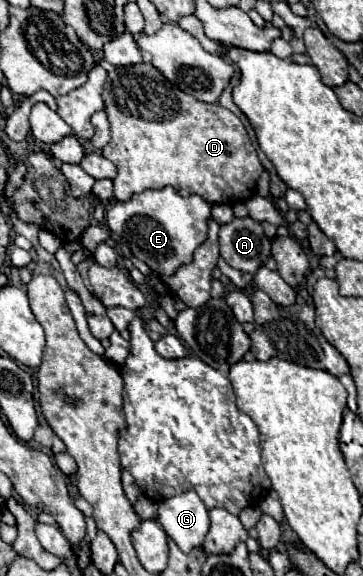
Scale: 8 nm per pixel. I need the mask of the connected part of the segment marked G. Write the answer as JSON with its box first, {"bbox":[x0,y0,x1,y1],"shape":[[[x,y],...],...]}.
{"bbox":[157,490,209,552],"shape":[[[193,490],[161,502],[157,520],[183,552],[203,546],[209,528],[209,512]]]}

